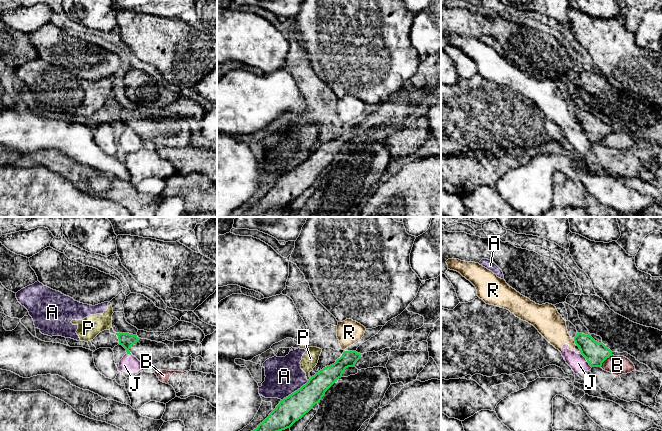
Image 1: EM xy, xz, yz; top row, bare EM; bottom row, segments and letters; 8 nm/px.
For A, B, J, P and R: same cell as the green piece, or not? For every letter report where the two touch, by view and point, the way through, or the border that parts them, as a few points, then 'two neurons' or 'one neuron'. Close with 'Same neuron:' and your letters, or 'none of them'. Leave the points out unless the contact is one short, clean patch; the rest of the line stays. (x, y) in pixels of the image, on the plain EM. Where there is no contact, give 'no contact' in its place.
A: xz (295, 167) | two neurons
B: yz (605, 135) | two neurons
J: yz (586, 135) | along yz (581, 129), (591, 143) | two neurons
P: xz (309, 155) | along xz (310, 154), (308, 156) | two neurons
R: yz (575, 118) | along yz (573, 116), (576, 120) | two neurons
Same neuron: none of them

